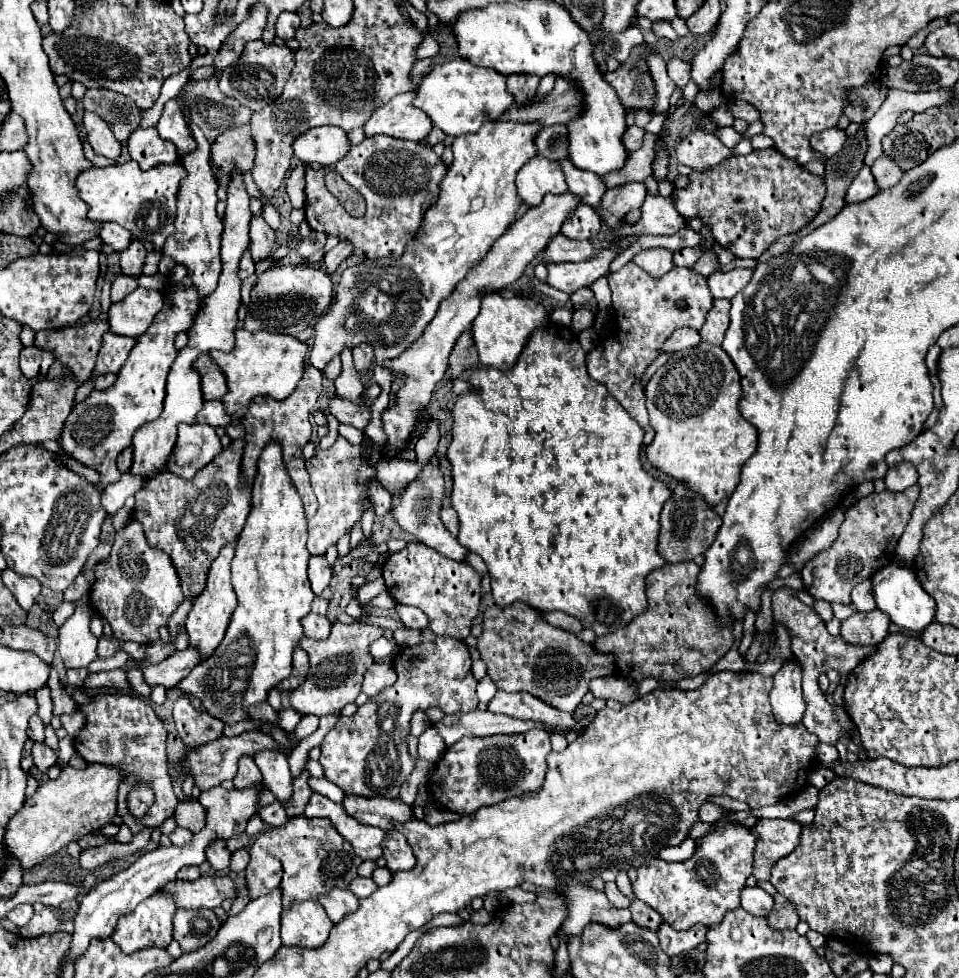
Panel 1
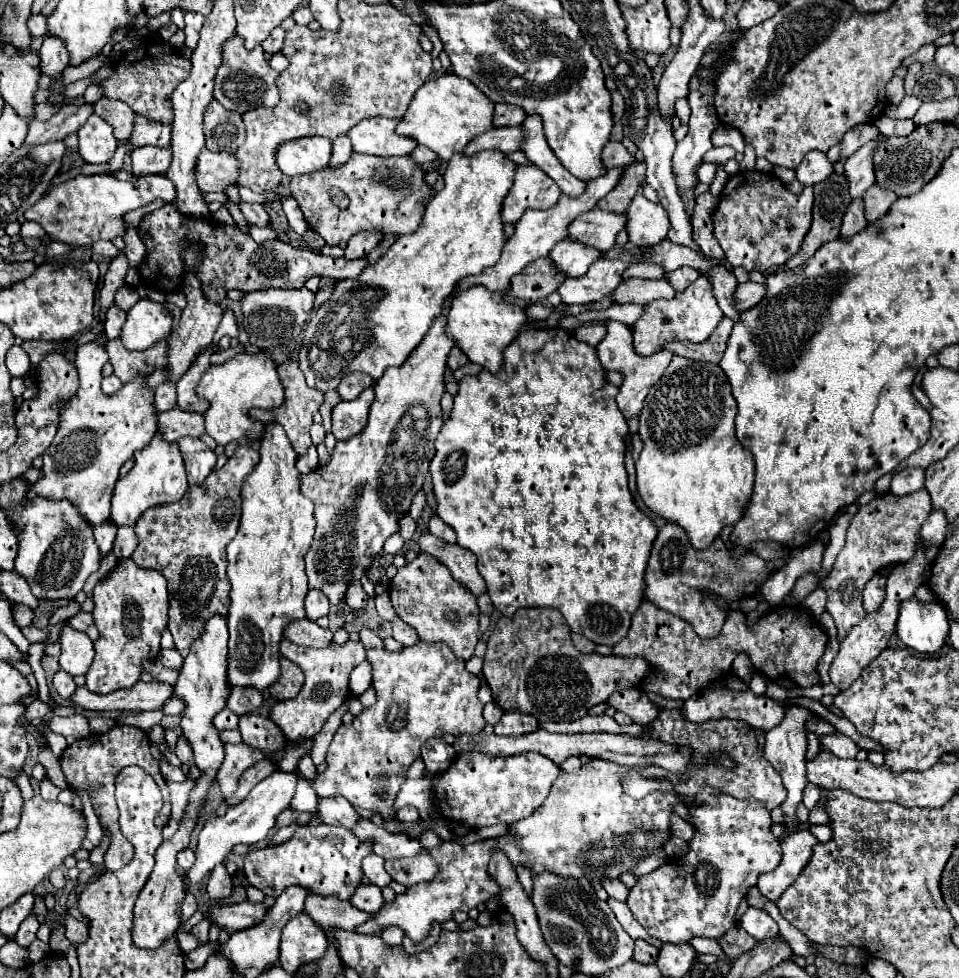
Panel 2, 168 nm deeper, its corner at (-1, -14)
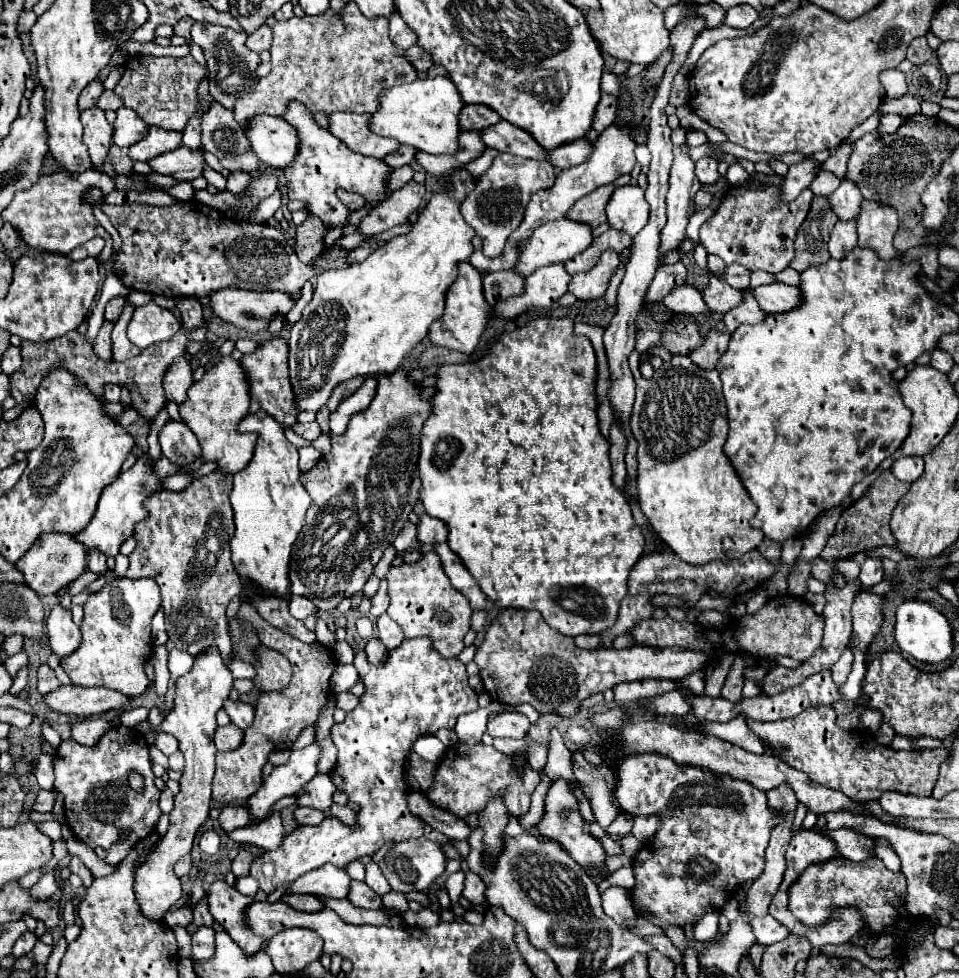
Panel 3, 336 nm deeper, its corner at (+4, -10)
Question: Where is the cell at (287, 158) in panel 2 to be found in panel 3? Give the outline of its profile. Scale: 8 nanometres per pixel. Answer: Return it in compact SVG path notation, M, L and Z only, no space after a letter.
M254 115L244 131L252 151L270 167L284 169L298 153L298 135L282 117Z

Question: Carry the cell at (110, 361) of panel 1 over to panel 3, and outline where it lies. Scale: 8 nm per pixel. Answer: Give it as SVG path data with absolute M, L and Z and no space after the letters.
M126 305L120 319L116 321L114 329L112 329L112 353L114 353L114 361L122 361L130 355L136 355L140 353L140 349L136 345L132 345L126 337L126 327L128 327L128 321L130 321L130 315L133 314L134 307Z

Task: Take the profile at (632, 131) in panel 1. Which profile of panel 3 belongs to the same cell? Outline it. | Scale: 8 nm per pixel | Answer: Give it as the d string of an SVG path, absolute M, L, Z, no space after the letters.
M576 139L572 143L568 143L568 145L564 143L562 147L546 151L548 153L546 157L556 169L568 169L572 165L584 163L590 157L590 151L592 151L592 145L586 139Z

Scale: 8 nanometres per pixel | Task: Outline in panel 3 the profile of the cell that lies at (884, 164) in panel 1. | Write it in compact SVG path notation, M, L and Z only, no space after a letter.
M864 201L858 215L858 247L872 249L884 261L890 259L890 247L898 229L898 215L892 207Z

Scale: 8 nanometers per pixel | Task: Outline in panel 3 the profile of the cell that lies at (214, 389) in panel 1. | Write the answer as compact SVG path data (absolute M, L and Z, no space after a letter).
M186 357L174 359L174 363L170 363L170 367L166 369L166 375L162 381L166 399L182 403L182 399L186 399L186 391L190 389L190 385L192 385L190 361Z

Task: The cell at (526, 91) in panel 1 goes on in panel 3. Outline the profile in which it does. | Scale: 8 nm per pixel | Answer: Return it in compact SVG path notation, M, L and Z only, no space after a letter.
M464 105L460 111L460 131L480 131L482 127L490 127L494 123L498 123L498 115L494 115L494 111L490 111L488 107L482 105Z

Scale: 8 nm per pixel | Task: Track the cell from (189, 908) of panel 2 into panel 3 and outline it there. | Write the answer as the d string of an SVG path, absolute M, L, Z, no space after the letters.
M176 907L174 911L168 911L164 915L164 921L174 927L174 925L184 925L188 927L192 923L192 909L190 907Z

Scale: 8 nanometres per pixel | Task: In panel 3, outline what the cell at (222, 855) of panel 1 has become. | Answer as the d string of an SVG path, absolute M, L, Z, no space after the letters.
M216 881L208 893L208 905L212 917L224 927L234 943L244 951L244 955L254 955L266 947L266 939L256 935L246 923L246 909L254 903L254 897L238 893L224 881Z

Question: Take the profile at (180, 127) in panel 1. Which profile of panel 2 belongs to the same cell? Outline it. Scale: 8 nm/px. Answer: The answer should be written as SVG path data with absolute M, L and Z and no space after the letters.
M137 117L131 143L133 147L143 147L143 145L165 147L171 143L171 125L163 125L145 117Z

